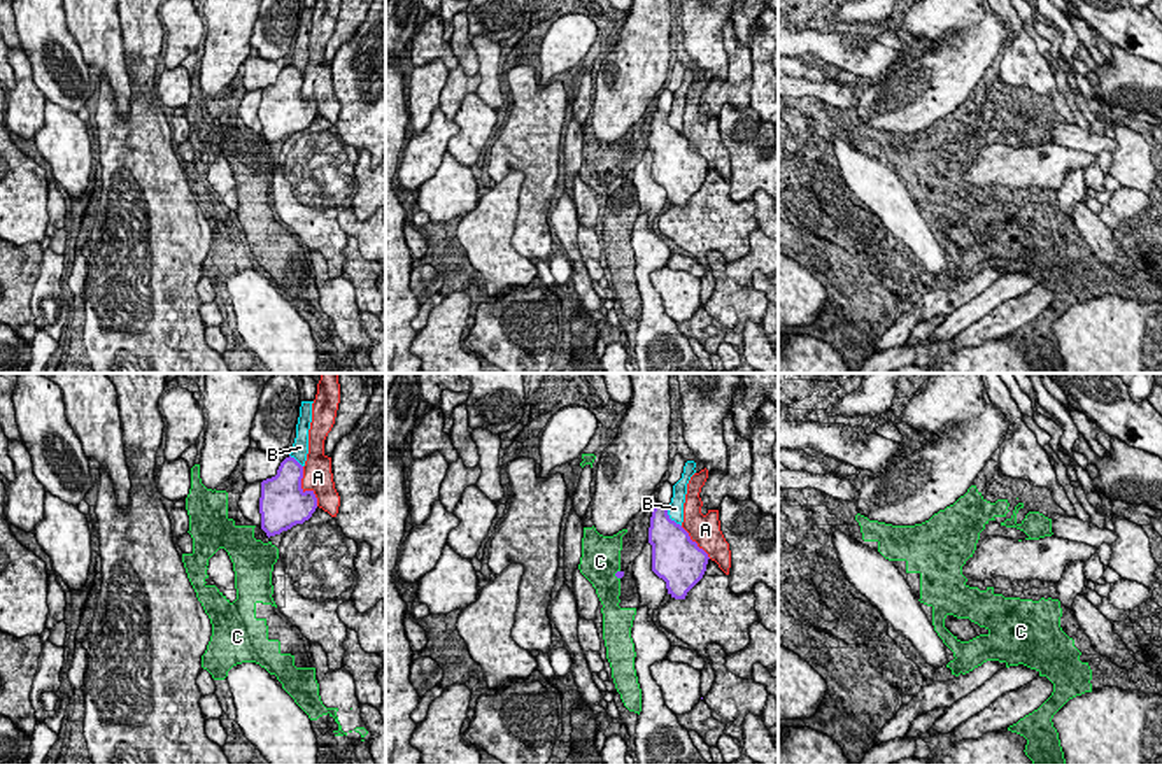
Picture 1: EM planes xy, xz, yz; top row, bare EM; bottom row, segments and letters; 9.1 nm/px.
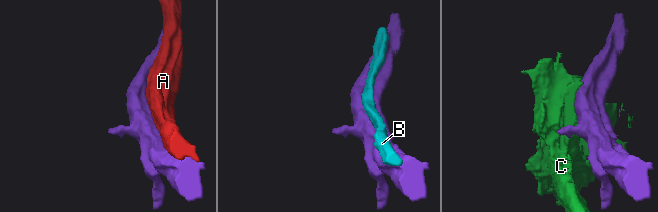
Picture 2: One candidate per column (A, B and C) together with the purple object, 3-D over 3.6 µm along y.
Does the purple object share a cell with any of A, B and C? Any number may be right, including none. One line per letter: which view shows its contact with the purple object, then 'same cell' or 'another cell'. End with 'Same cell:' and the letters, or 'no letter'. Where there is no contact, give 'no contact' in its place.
A: xy | another cell
B: xz | another cell
C: xz | another cell
Same cell: no letter

